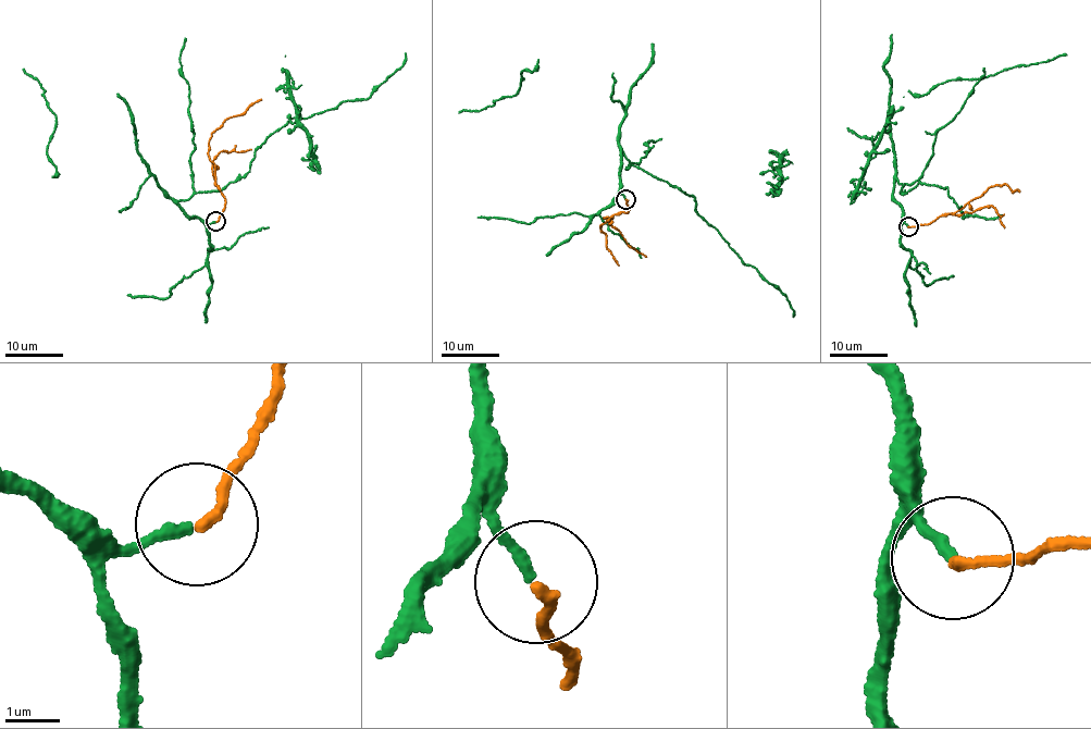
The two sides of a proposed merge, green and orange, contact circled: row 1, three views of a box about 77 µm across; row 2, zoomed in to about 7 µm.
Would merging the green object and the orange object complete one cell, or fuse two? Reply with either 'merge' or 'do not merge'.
merge

